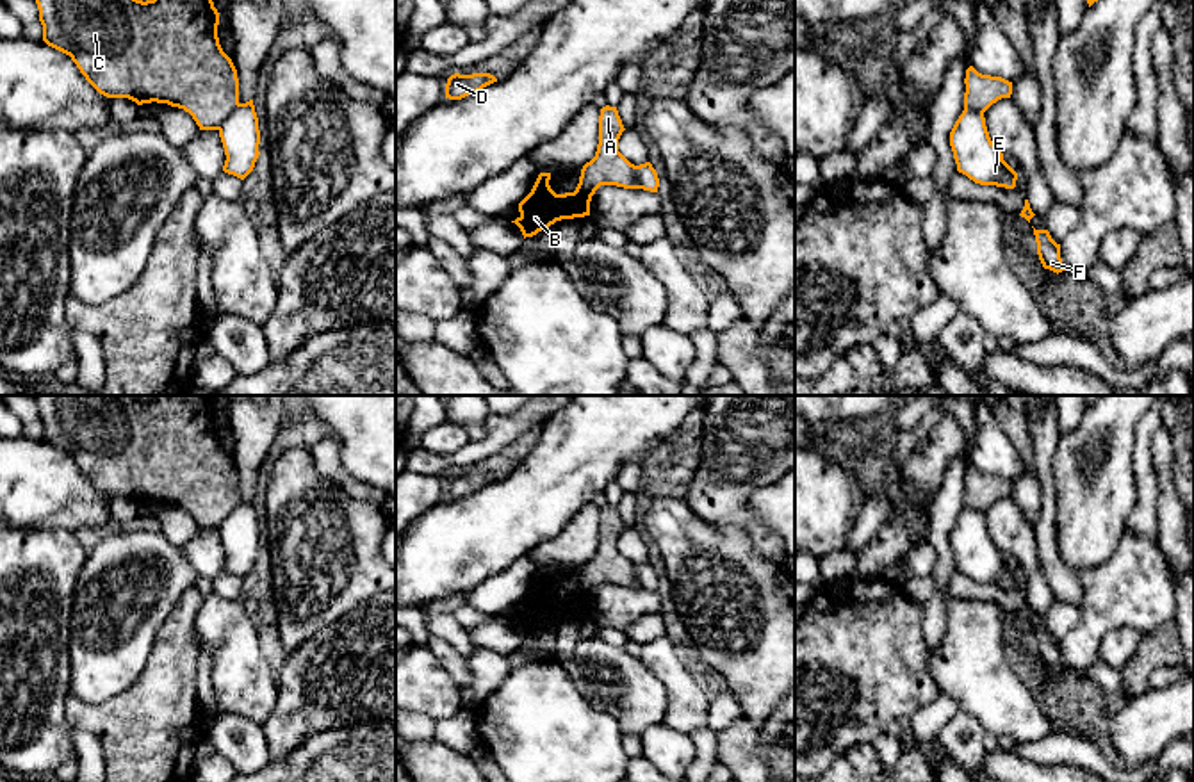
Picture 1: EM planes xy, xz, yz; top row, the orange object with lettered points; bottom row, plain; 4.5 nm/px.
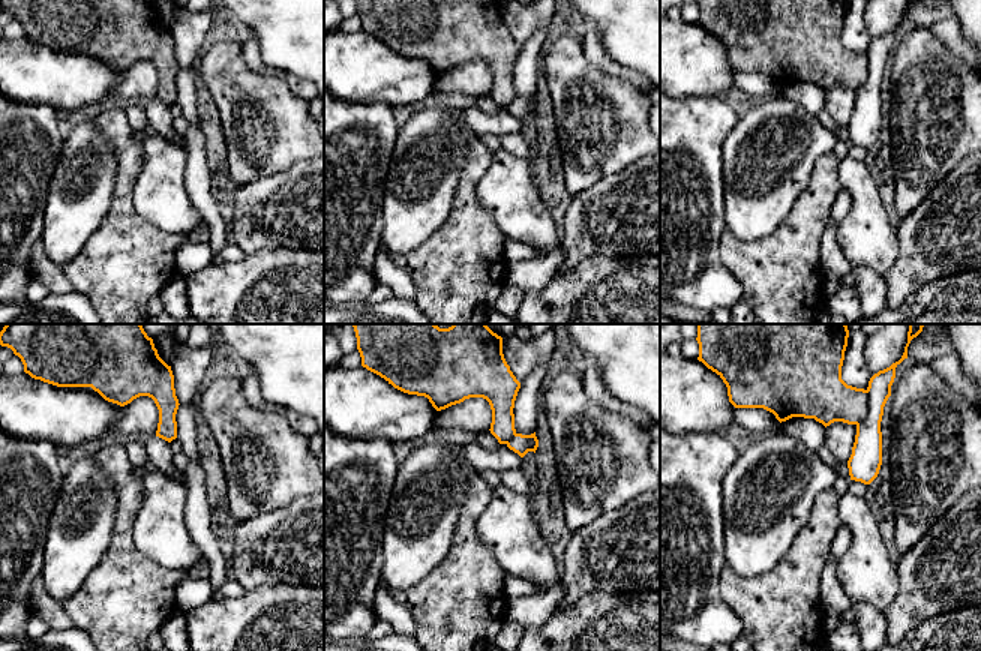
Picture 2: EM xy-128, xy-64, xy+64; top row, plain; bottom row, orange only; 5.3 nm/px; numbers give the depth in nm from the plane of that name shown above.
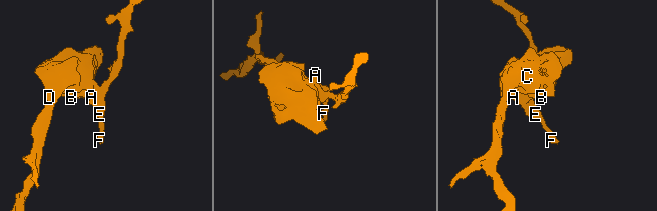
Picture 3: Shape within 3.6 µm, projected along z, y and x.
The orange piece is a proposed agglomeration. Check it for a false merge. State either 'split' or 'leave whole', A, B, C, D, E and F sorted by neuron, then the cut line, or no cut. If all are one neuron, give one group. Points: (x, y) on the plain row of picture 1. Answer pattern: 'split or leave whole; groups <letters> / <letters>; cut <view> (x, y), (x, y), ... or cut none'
split; groups A B C D / E F; cut xy (239, 503), (218, 528)

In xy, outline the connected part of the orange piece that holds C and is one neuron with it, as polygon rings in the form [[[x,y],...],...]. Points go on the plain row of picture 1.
[[[36,395],[39,420],[43,424],[43,440],[70,454],[86,479],[107,497],[128,497],[137,504],[168,502],[184,508],[192,515],[200,529],[219,529],[226,517],[239,506],[239,477],[232,458],[223,451],[217,436],[219,411],[210,395],[155,395],[153,399],[137,399],[135,395]]]

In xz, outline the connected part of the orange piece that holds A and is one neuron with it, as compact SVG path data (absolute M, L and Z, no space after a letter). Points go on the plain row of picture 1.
M609 504L602 506L599 515L597 550L595 556L583 565L579 582L574 591L556 593L549 584L551 572L538 574L531 591L519 602L520 615L515 620L511 620L520 627L524 638L536 634L538 631L549 627L556 620L590 615L592 595L601 584L640 588L638 575L634 572L634 563L631 563L618 550L618 538L624 529L626 527L622 524L617 506L609 506Z

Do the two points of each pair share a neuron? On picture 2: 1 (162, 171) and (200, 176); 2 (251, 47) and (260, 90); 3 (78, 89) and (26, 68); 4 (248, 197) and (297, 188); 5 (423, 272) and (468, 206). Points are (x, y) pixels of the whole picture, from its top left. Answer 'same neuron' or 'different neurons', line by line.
1: different neurons
2: different neurons
3: same neuron
4: same neuron
5: same neuron

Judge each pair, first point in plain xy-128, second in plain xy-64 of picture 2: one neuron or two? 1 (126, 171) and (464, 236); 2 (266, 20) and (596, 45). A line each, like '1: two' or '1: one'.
1: one
2: two

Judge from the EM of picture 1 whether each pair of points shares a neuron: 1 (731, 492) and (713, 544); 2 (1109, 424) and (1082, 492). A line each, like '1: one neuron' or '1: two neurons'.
1: two neurons
2: one neuron

